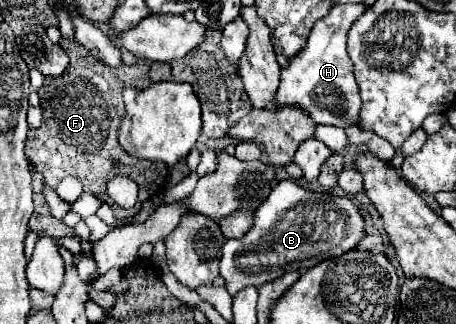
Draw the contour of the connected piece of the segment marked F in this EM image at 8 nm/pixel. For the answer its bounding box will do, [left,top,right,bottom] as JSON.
[25,39,167,199]

